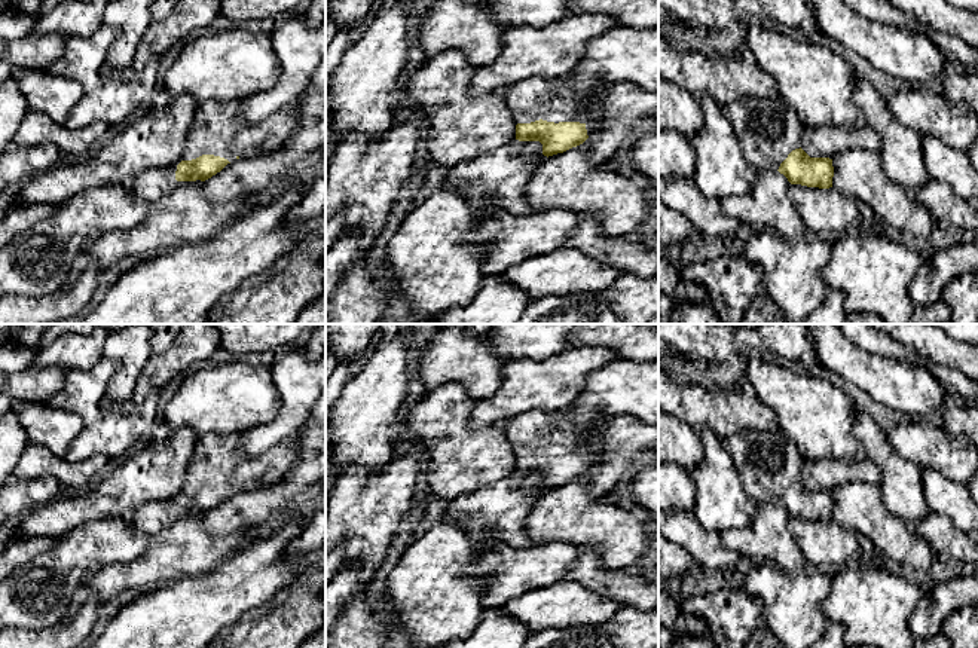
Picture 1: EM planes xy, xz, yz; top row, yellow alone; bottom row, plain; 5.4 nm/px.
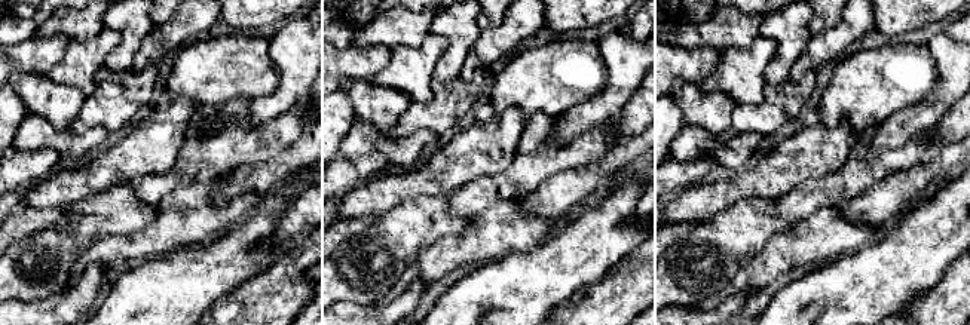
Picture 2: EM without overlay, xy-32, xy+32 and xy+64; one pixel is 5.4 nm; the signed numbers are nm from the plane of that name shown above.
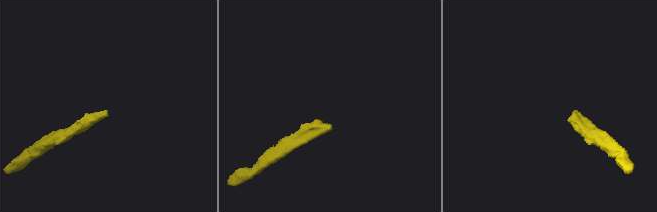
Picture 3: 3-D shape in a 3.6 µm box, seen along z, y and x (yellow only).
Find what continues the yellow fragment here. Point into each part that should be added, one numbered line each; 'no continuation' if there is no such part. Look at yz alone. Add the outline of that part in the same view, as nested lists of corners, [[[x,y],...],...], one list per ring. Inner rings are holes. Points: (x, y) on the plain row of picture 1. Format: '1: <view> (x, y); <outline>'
1: yz (769, 462); [[[746,431],[721,440],[742,477],[743,487],[757,504],[777,504],[788,487],[801,480],[804,458],[795,441],[782,431]]]

